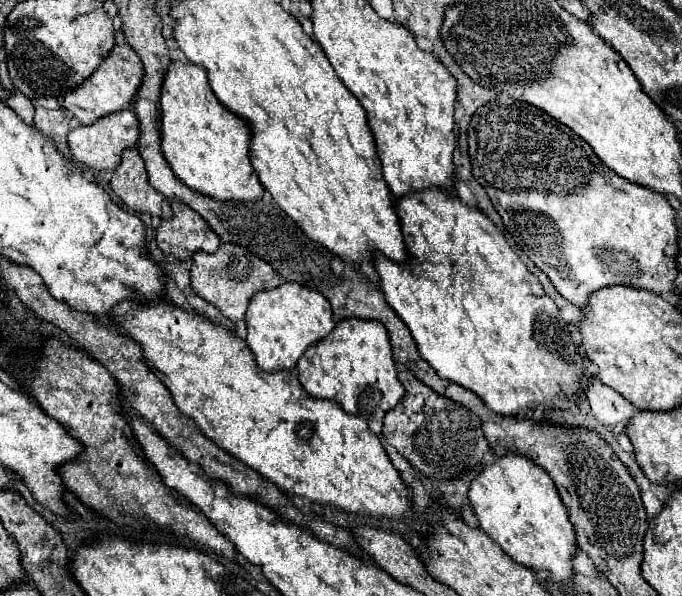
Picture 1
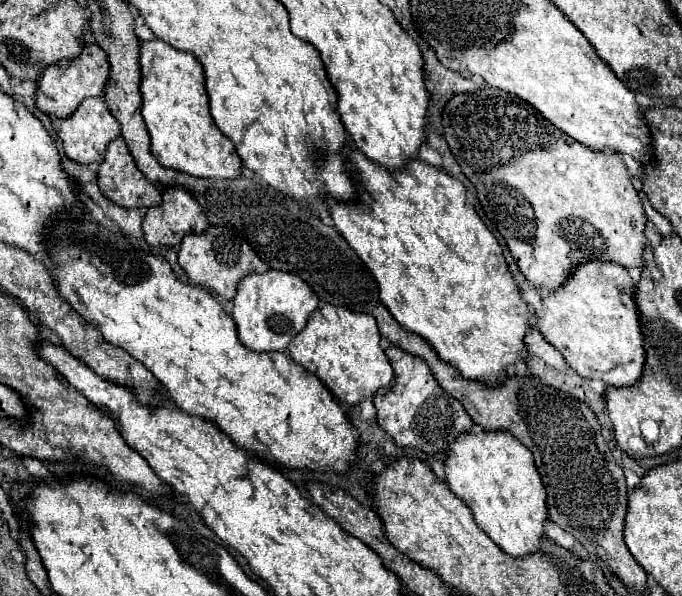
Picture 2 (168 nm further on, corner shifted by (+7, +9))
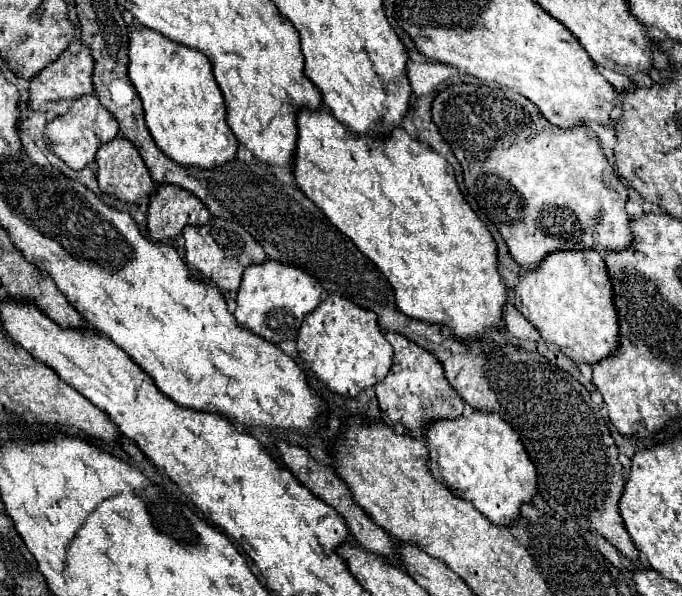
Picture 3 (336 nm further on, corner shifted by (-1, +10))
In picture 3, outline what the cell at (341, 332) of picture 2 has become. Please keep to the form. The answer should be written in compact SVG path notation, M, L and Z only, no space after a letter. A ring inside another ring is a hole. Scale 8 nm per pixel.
M328 294L306 314L296 336L296 348L308 368L326 382L332 392L342 396L356 396L364 388L378 384L392 364L392 346L378 326L378 316L338 294Z

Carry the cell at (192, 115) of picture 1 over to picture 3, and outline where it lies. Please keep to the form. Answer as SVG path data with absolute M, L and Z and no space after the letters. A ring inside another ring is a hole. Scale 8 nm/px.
M128 26L128 60L128 78L142 100L146 126L168 158L200 168L220 166L234 158L238 140L226 124L224 96L202 52L180 46L152 28Z

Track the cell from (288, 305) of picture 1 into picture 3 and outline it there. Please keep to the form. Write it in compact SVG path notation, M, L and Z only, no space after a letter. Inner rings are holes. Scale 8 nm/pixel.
M268 258L262 264L252 264L244 270L236 298L238 308L234 316L244 328L262 336L270 344L280 344L284 340L296 338L296 332L304 316L320 304L320 298L322 286L316 278L308 276L304 270L296 266Z

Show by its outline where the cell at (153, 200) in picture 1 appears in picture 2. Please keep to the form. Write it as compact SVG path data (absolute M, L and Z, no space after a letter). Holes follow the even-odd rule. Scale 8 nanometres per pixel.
M122 137L114 139L110 145L108 145L108 151L106 151L106 157L104 157L104 163L100 165L98 169L98 185L102 189L102 193L114 201L116 205L122 205L122 207L130 207L130 209L150 209L150 207L156 207L160 205L162 201L162 195L158 191L158 187L154 183L150 183L136 167L126 143L122 141Z

